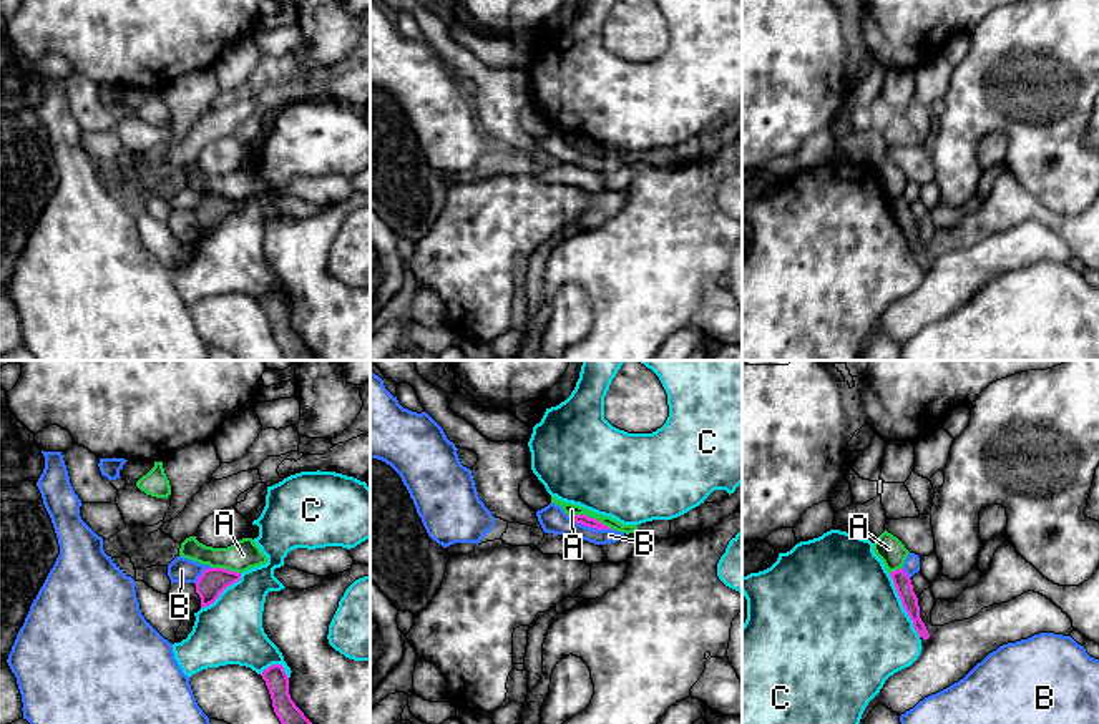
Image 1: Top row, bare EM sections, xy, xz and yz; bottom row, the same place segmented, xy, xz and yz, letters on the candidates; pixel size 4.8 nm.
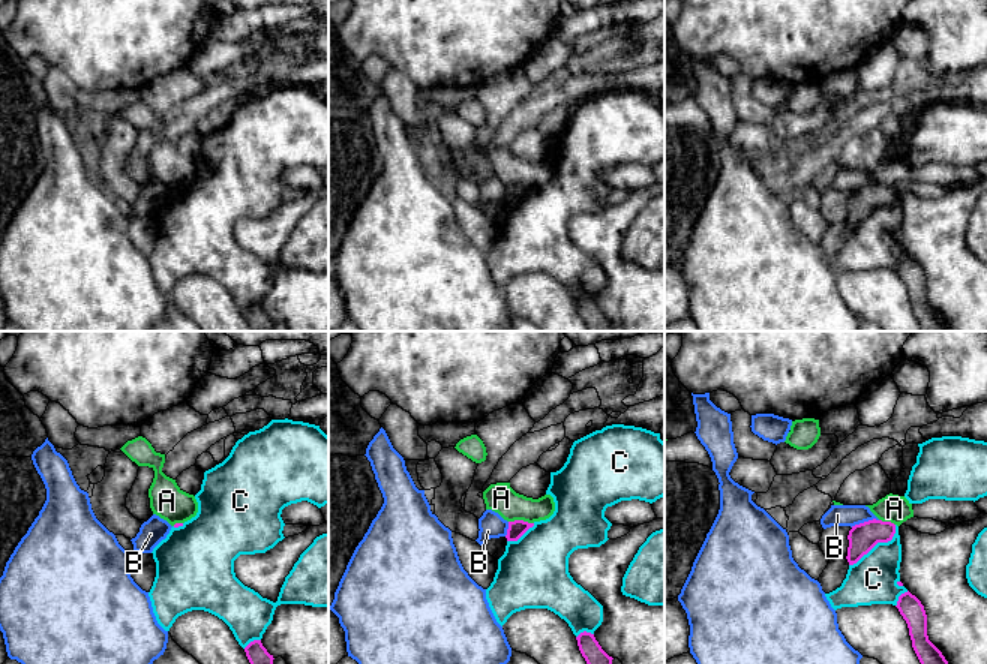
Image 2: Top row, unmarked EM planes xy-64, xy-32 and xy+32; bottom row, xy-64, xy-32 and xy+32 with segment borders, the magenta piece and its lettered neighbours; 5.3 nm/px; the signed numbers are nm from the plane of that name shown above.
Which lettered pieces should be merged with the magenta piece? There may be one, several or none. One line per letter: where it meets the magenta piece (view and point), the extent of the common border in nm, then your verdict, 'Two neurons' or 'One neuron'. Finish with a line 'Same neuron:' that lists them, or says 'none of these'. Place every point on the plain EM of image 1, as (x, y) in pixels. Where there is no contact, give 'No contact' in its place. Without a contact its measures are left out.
A: Touches magenta at xz (591, 146). Shared border 200 nm. Two neurons
B: Touches magenta at xz (591, 155). Shared border 200 nm. Two neurons
C: Touches magenta at yz (902, 231). Shared border 340 nm. Two neurons
Same neuron: none of these

